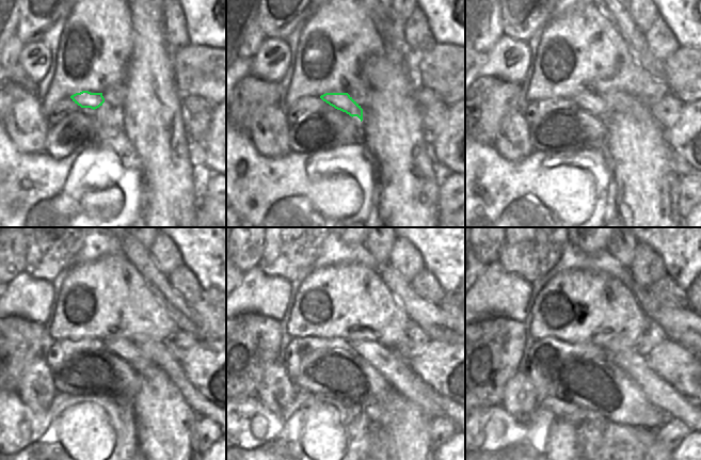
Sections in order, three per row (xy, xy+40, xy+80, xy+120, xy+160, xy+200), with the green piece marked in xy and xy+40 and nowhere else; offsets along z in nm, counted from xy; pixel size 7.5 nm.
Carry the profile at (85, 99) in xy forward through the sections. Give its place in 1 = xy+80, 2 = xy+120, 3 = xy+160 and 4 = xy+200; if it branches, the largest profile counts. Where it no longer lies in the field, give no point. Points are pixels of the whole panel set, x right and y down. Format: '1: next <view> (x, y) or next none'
1: next xy+80 (594, 105)
2: next xy+120 (130, 351)
3: next xy+160 (380, 357)
4: next xy+200 (622, 359)

